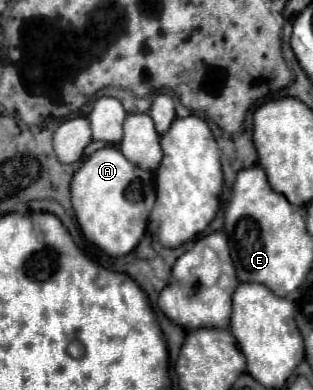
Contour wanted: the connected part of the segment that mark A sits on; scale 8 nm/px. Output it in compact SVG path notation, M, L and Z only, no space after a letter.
M105 146L97 150L93 156L89 156L83 162L83 166L73 174L73 180L71 180L71 204L73 204L77 222L81 226L81 232L89 242L99 246L109 256L125 256L139 244L139 240L146 233L153 202L155 202L153 172L141 170L139 166L129 162L117 146Z

